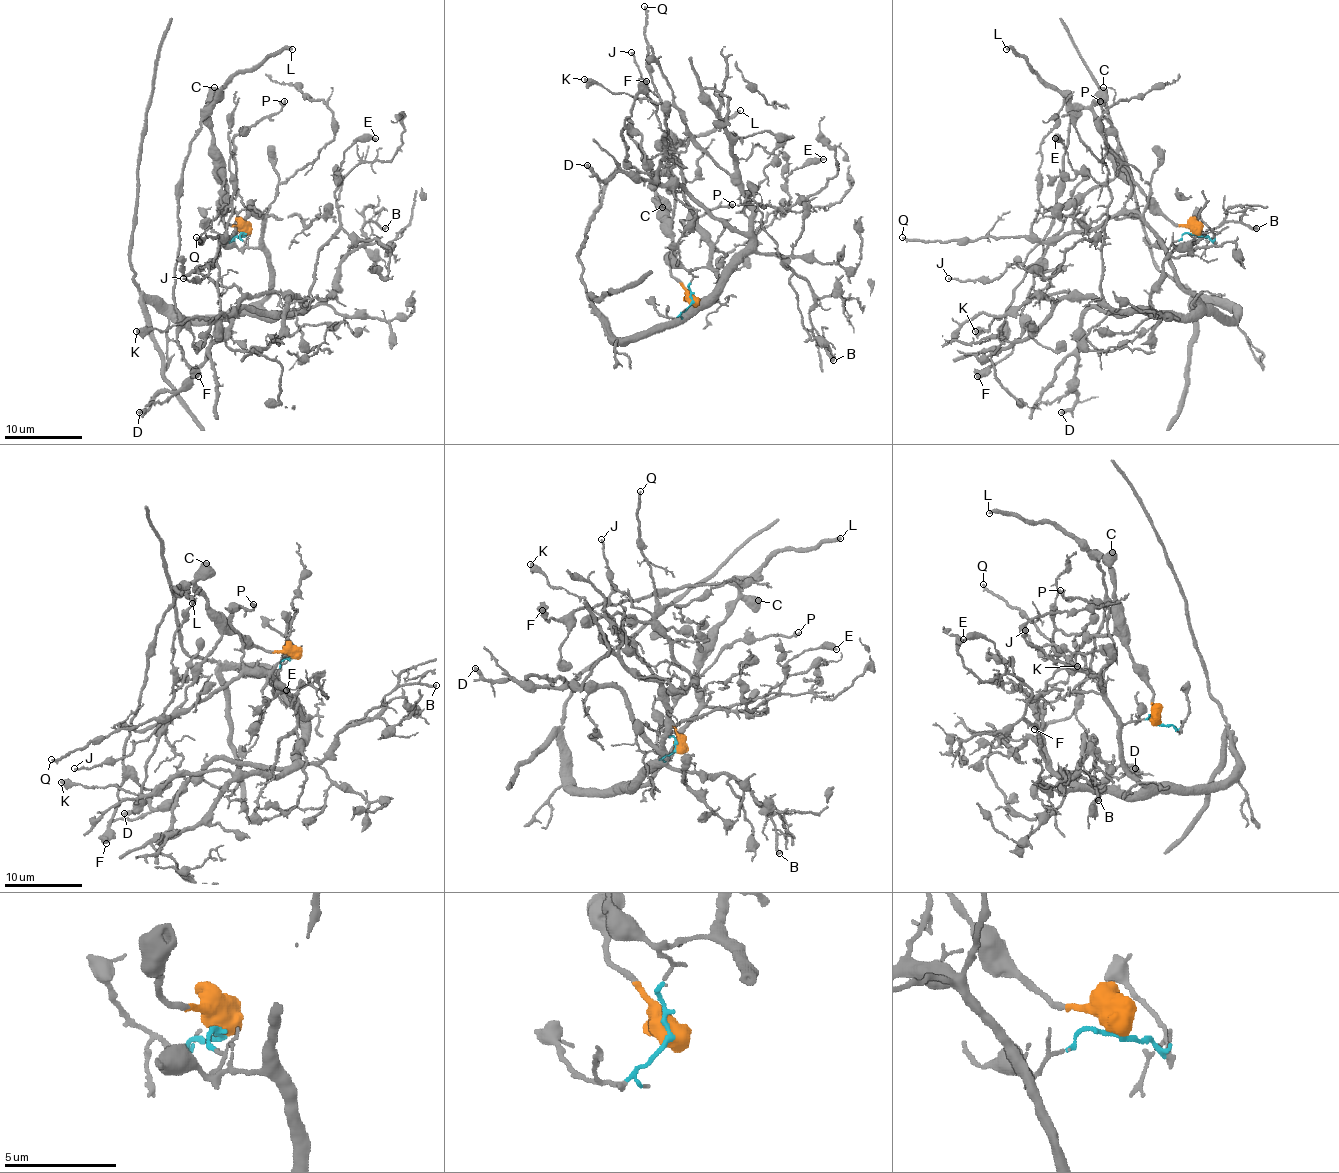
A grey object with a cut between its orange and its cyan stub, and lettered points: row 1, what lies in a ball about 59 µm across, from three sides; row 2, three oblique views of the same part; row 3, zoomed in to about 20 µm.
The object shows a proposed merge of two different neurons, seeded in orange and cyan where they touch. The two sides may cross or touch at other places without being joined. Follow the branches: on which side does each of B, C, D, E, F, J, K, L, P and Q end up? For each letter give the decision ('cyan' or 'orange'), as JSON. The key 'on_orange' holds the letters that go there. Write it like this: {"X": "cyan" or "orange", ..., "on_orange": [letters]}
{"B": "cyan", "C": "orange", "D": "cyan", "E": "cyan", "F": "orange", "J": "cyan", "K": "cyan", "L": "orange", "P": "cyan", "Q": "cyan", "on_orange": ["C", "F", "L"]}

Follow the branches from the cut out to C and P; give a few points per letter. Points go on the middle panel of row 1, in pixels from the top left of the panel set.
C: (691, 301), (670, 271), (672, 227), (658, 209), (656, 198), (662, 207)
P: (691, 301), (691, 273), (709, 262), (709, 246), (695, 229), (684, 234), (682, 221), (732, 203)

